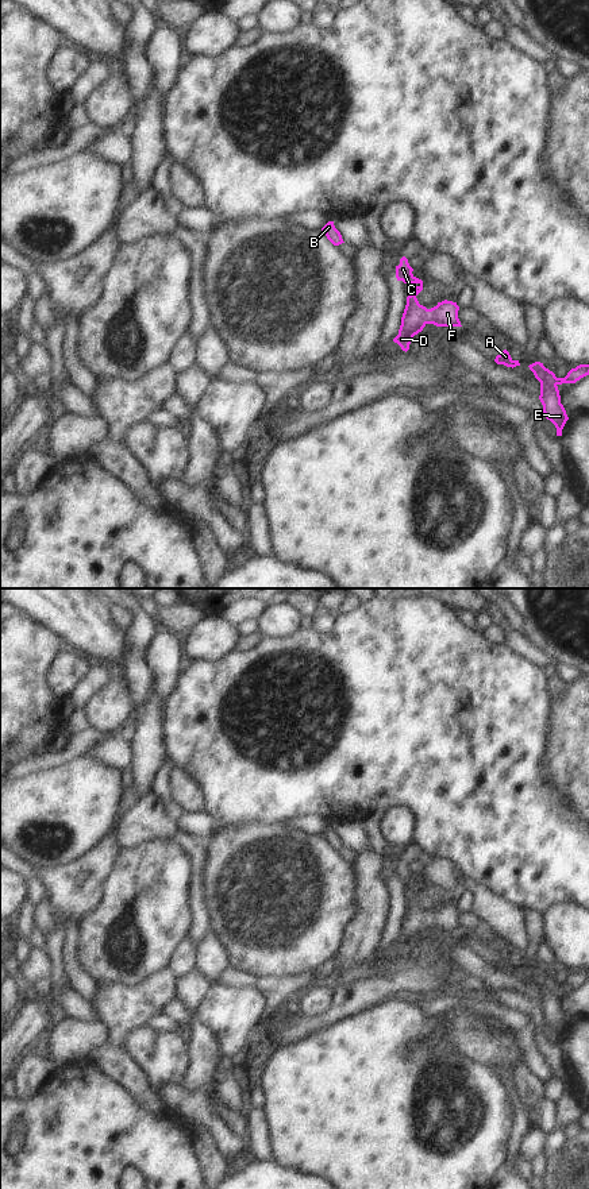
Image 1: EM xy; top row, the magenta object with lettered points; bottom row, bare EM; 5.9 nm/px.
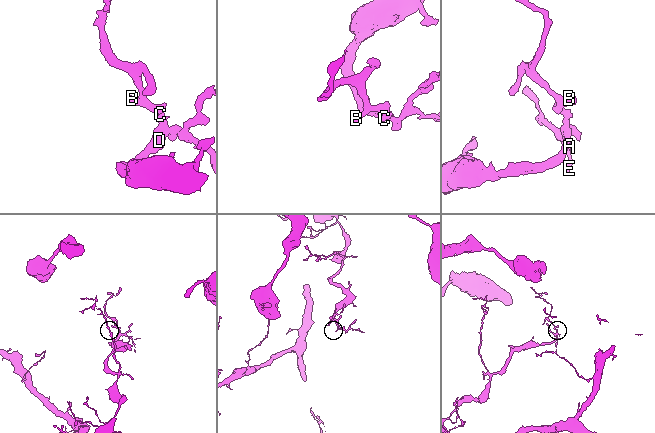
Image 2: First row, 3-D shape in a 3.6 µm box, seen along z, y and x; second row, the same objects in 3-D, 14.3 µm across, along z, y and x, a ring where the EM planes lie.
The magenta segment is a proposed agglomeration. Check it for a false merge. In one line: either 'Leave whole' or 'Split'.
Leave whole.

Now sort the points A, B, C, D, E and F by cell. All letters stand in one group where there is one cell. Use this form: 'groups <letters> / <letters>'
groups A B C D E F

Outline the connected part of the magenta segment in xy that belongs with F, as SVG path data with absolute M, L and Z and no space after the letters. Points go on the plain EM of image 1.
M403 861L400 869L396 870L396 883L404 888L416 889L415 897L407 902L399 939L393 943L405 957L409 954L413 941L421 937L427 929L462 931L458 923L459 911L457 907L444 904L431 914L419 908L416 900L423 895L423 885L416 883L412 876L413 873L409 870L408 864Z

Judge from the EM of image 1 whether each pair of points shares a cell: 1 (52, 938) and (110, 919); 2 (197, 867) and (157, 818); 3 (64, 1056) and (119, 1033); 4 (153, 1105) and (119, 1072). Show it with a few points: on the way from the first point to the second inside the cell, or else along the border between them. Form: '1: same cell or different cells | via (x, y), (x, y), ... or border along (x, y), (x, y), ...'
1: different cells | border along (57, 923), (66, 930)
2: same cell | via (196, 854), (169, 830)
3: different cells | border along (97, 1020), (106, 1027), (107, 1041)
4: same cell | via (146, 1096), (129, 1079)

